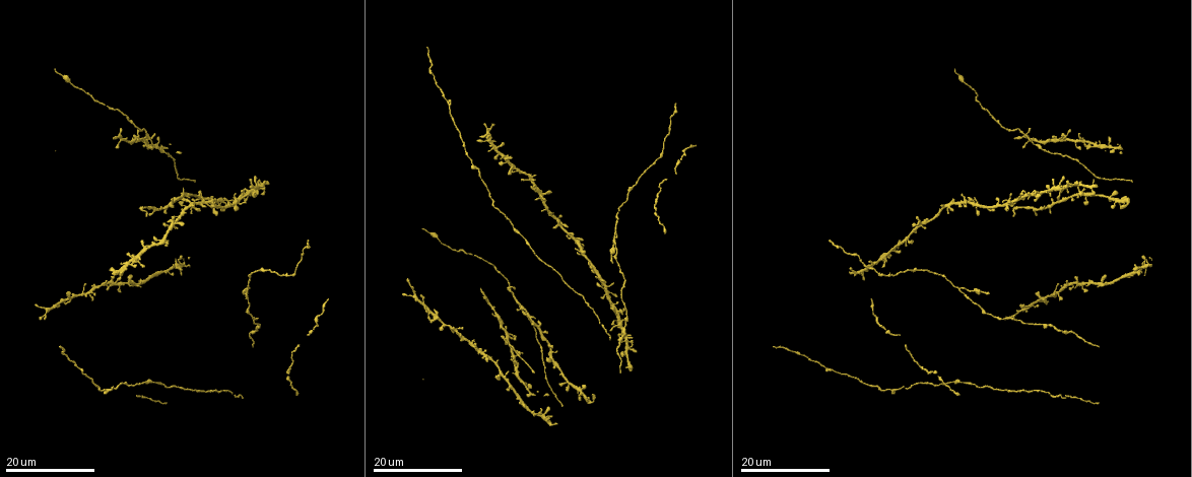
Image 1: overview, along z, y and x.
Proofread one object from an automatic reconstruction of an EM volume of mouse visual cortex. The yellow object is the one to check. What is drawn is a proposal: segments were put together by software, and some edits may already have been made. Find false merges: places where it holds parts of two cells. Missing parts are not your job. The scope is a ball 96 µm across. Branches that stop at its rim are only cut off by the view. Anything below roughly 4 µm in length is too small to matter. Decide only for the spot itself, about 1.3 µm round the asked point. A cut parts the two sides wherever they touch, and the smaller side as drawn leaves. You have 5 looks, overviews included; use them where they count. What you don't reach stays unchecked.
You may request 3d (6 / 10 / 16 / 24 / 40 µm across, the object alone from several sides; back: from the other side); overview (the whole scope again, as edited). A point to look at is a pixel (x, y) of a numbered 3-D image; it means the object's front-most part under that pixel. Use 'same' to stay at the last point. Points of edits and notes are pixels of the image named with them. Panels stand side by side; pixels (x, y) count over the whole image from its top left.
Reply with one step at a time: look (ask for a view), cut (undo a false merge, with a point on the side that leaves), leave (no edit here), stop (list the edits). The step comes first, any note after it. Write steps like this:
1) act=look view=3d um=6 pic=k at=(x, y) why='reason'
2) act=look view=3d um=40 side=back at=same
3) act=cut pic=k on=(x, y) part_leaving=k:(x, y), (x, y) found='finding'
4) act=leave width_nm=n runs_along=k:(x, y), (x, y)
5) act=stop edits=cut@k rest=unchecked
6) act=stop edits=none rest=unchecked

act=look view=3d um=24 pic=1 at=(569, 382) why='four-way junction'

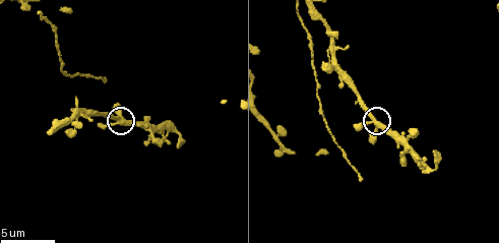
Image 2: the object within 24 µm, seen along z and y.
act=look view=3d um=10 pic=2 at=(122, 118)

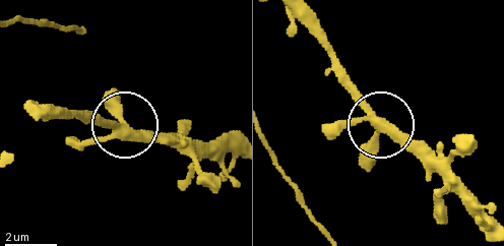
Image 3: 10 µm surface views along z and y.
act=leave width_nm=340 found='all the same cell'

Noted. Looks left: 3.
act=look view=3d um=16 pic=1 at=(616, 233) why='side arm on a straight run'

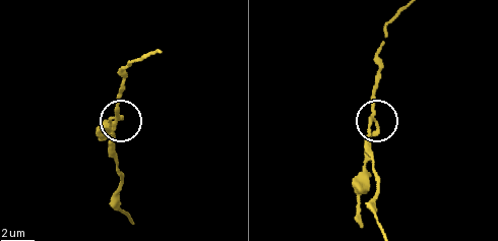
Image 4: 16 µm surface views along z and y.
act=look view=3d um=10 pic=4 at=(117, 123)

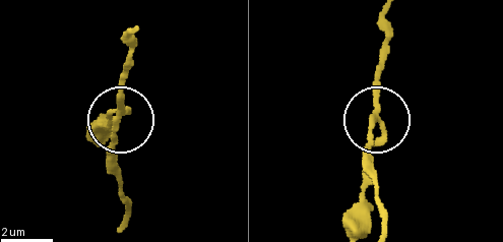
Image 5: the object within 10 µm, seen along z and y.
act=cut pic=5 on=(111, 111) side_arm_um=7 arms=3 found='a second cell is stuck on'

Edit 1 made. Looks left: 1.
act=stop edits=cut@5 rest=unchecked

